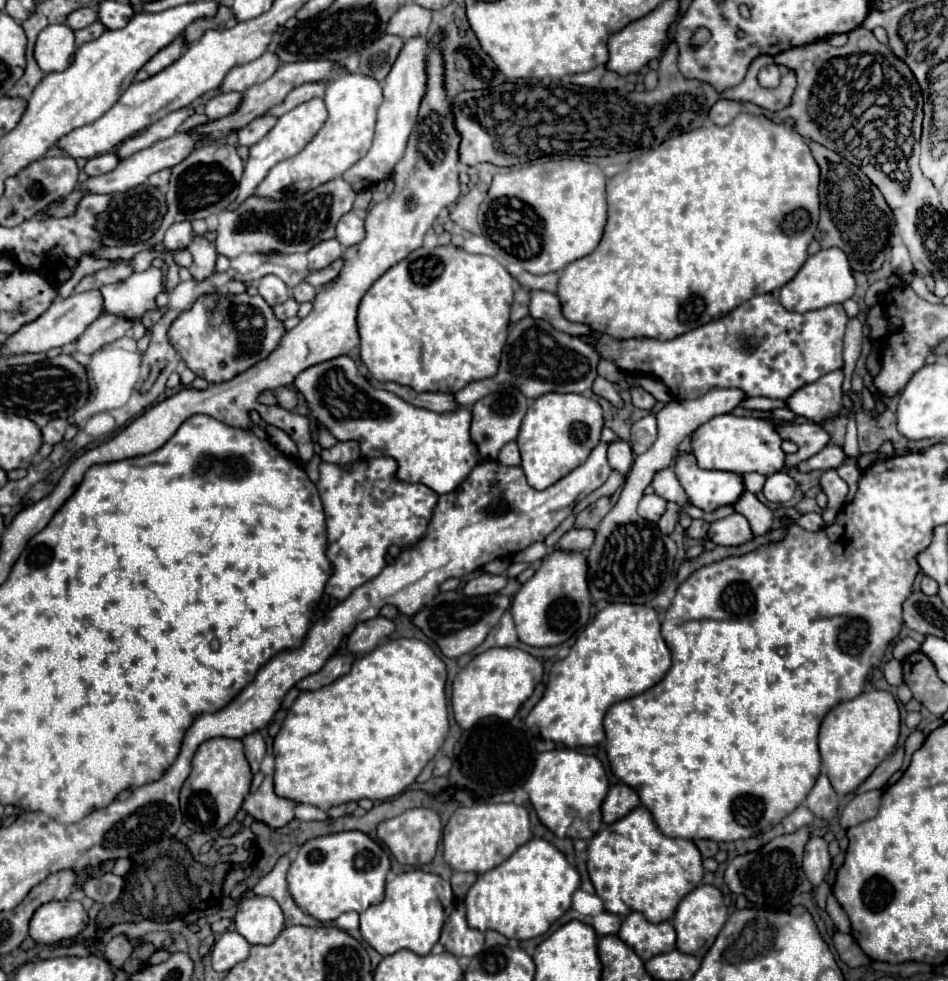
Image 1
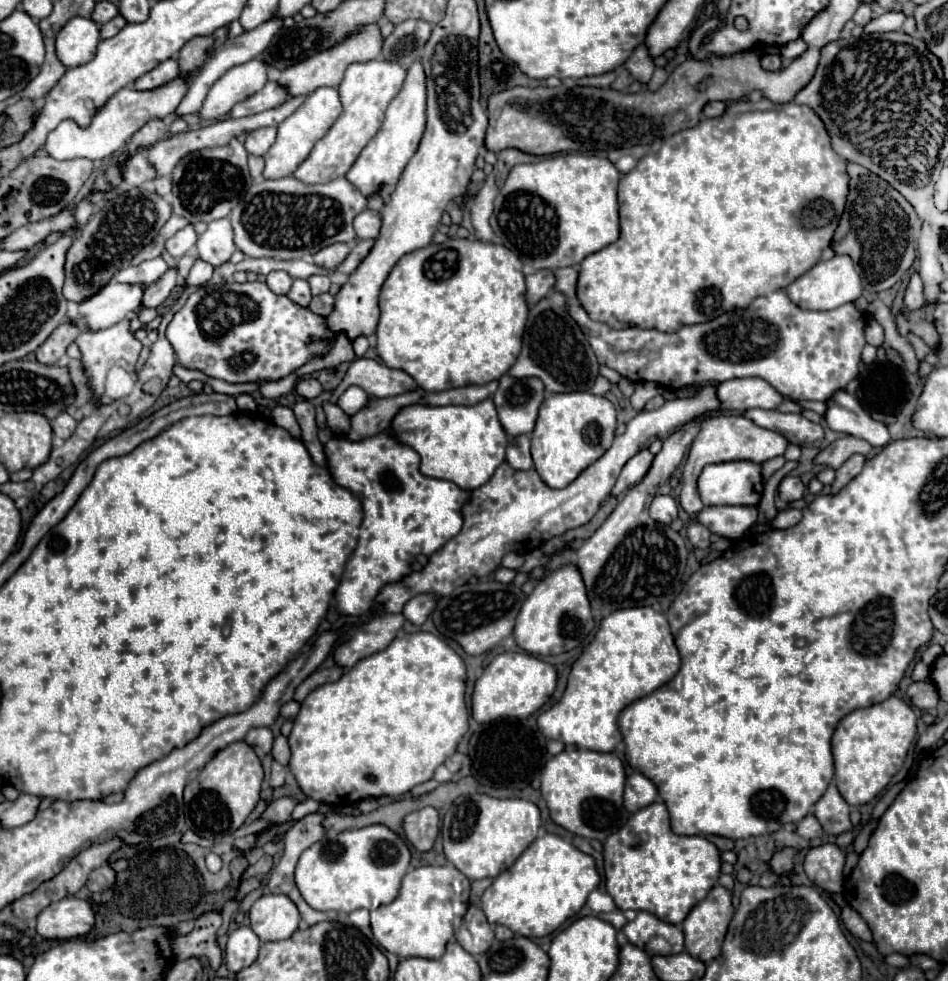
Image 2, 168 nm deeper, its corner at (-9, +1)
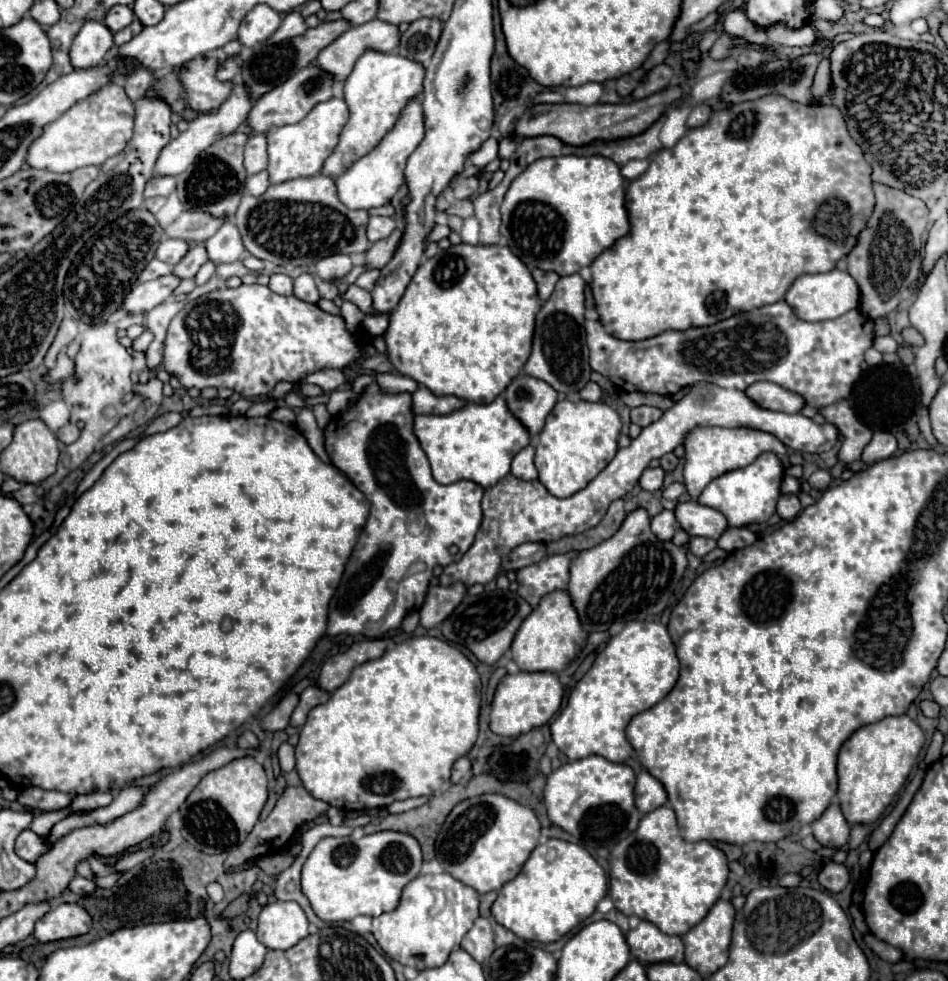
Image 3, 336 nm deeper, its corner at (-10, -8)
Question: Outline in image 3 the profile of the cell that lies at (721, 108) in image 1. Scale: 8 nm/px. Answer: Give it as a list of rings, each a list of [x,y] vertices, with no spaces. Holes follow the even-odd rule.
[[[698,104],[698,106],[694,106],[694,108],[690,110],[690,116],[688,116],[688,120],[686,120],[686,126],[688,126],[688,128],[704,126],[704,124],[708,122],[710,114],[712,114],[710,106],[706,106],[706,104]]]

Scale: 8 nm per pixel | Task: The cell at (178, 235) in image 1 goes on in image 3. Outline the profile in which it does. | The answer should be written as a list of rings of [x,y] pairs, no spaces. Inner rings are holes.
[[[168,238],[168,240],[164,240],[164,242],[158,246],[156,258],[174,266],[174,264],[178,264],[178,262],[184,258],[184,254],[188,252],[188,248],[190,248],[190,246],[188,246],[184,240]]]

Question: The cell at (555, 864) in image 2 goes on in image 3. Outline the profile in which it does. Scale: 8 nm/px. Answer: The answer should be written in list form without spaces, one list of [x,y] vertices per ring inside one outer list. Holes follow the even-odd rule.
[[[548,838],[532,850],[522,872],[502,886],[492,906],[492,916],[524,940],[556,942],[592,916],[596,904],[606,896],[606,890],[606,874],[588,850],[566,840]]]

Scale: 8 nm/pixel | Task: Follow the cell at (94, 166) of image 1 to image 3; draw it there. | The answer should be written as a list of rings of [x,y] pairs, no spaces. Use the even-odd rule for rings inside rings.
[[[150,178],[144,190],[144,198],[154,198],[154,196],[170,196],[176,190],[176,180],[170,178]]]

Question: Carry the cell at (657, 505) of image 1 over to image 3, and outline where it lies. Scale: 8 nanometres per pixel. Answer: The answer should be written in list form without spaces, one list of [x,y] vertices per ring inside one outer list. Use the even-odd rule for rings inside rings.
[[[664,510],[652,518],[652,532],[660,540],[672,540],[676,530],[678,530],[678,522],[674,518],[674,512],[670,512],[670,510]]]

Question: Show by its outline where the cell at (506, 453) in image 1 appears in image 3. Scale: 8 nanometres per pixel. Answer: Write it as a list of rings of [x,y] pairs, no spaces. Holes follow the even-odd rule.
[[[526,446],[512,460],[512,474],[522,480],[536,480],[538,472],[534,466],[534,446]]]

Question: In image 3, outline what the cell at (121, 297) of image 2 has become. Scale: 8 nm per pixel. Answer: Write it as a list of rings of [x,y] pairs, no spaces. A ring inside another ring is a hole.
[[[172,272],[166,276],[160,276],[156,280],[136,284],[132,288],[132,292],[126,296],[124,308],[128,312],[148,312],[154,306],[168,300],[174,294],[174,290],[178,288],[178,284],[180,284],[180,278]]]

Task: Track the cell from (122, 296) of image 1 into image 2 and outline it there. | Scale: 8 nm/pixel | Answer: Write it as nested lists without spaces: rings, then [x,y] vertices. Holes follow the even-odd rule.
[[[157,257],[157,259],[151,259],[151,261],[145,261],[137,267],[125,267],[121,269],[119,273],[113,275],[113,281],[117,283],[131,283],[131,285],[141,285],[141,287],[151,287],[155,281],[159,281],[163,277],[163,273],[167,271],[167,263]]]

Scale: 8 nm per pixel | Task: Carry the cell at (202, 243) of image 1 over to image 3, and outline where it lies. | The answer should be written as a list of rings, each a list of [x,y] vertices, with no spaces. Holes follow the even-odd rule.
[[[232,220],[226,222],[212,238],[206,240],[206,250],[214,264],[240,260],[240,254],[244,252],[244,244],[238,226]]]

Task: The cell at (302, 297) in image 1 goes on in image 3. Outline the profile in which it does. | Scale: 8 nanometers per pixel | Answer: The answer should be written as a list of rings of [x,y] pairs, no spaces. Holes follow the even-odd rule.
[[[316,280],[318,284],[318,290],[320,290],[320,298],[328,298],[328,300],[334,300],[338,296],[338,286],[334,282],[324,282],[324,280]]]

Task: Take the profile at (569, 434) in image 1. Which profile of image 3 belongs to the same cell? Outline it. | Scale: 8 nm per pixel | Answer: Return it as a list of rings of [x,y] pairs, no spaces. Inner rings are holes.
[[[560,400],[546,418],[544,430],[538,434],[536,458],[538,480],[556,498],[568,498],[586,488],[614,458],[620,436],[620,416],[604,402],[570,402]]]

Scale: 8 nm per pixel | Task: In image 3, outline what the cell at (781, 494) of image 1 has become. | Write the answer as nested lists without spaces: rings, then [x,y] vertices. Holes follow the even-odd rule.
[[[792,494],[780,496],[780,500],[778,500],[778,504],[776,504],[776,512],[778,512],[780,518],[784,518],[784,520],[792,520],[794,516],[798,516],[800,510],[802,510],[800,500],[798,500],[796,496],[792,496]]]

